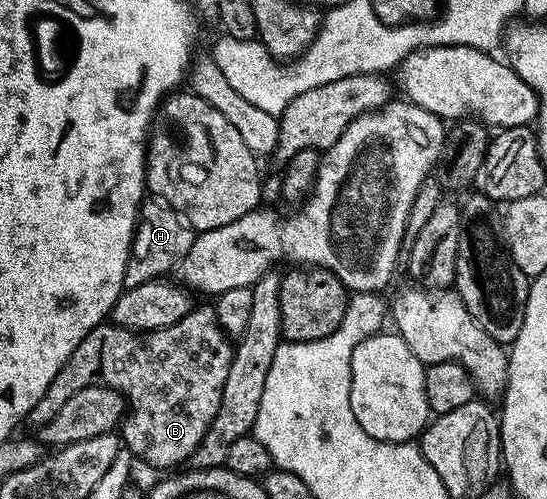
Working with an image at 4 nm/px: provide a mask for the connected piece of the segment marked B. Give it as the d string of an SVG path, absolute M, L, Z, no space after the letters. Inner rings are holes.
M197 305L186 316L182 316L178 324L164 330L137 332L111 324L98 325L80 341L78 348L74 348L70 360L62 364L58 376L50 380L50 388L46 388L42 400L38 400L34 408L30 408L27 425L30 424L33 428L45 426L47 422L54 420L58 408L62 408L62 404L66 404L66 400L70 400L74 392L82 392L82 388L91 386L105 386L117 390L130 407L130 413L122 423L122 442L127 453L133 459L140 461L141 458L146 465L153 466L156 470L164 470L160 472L171 471L176 468L171 466L176 466L179 462L187 463L198 448L202 436L206 436L220 407L233 349L233 343L220 327L219 318L211 305Z

